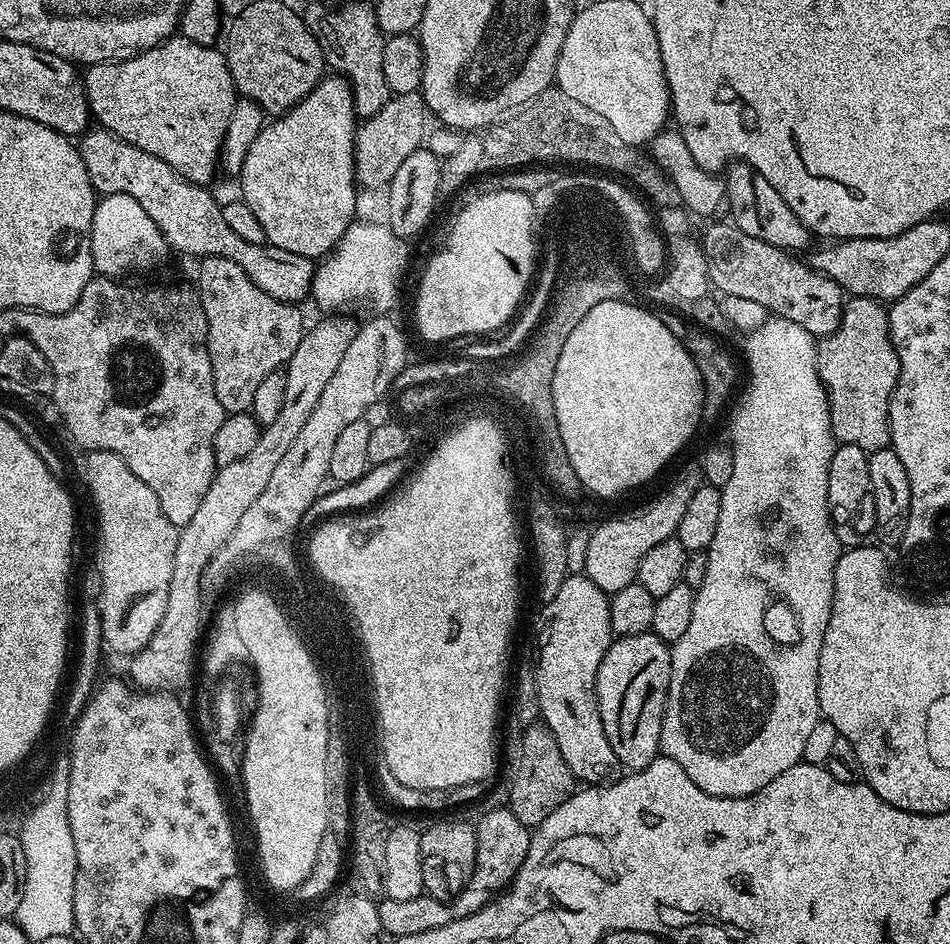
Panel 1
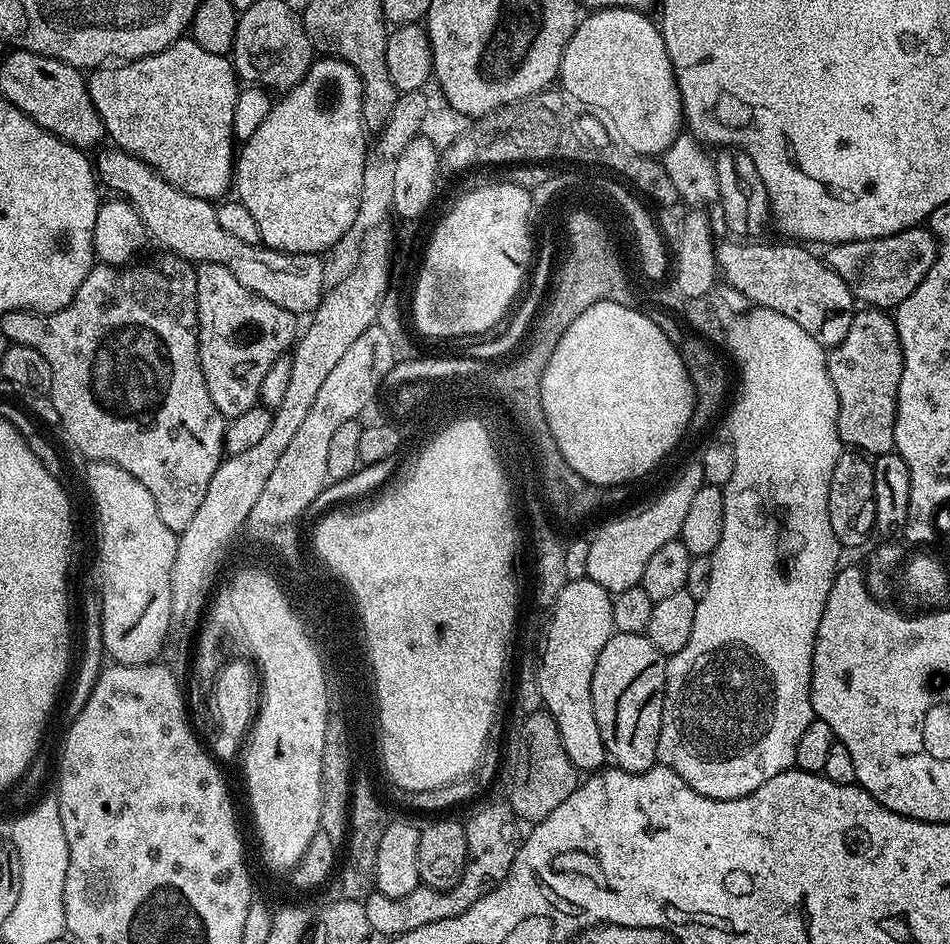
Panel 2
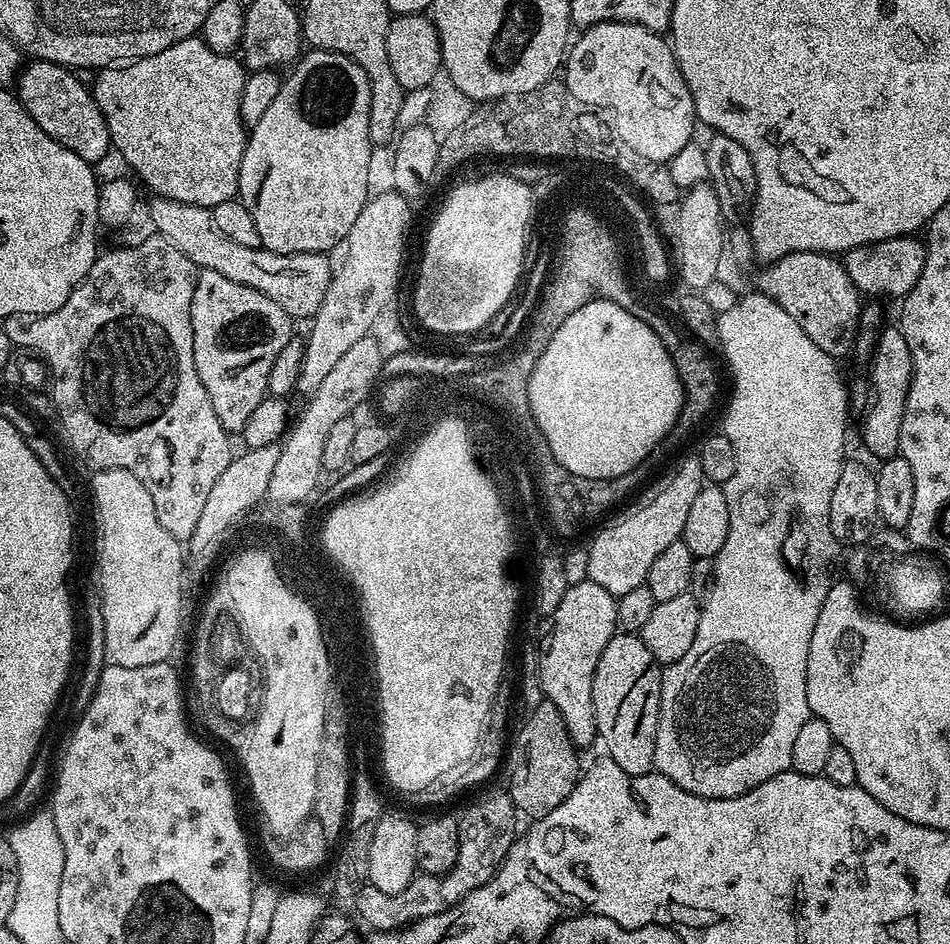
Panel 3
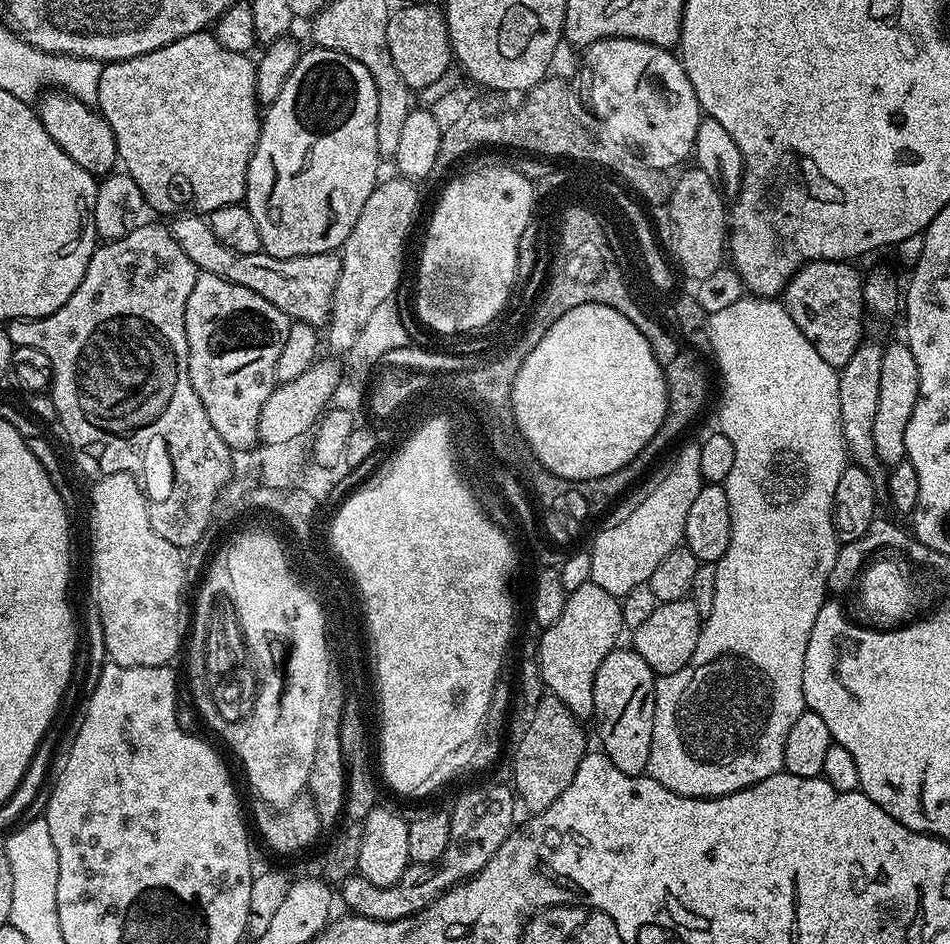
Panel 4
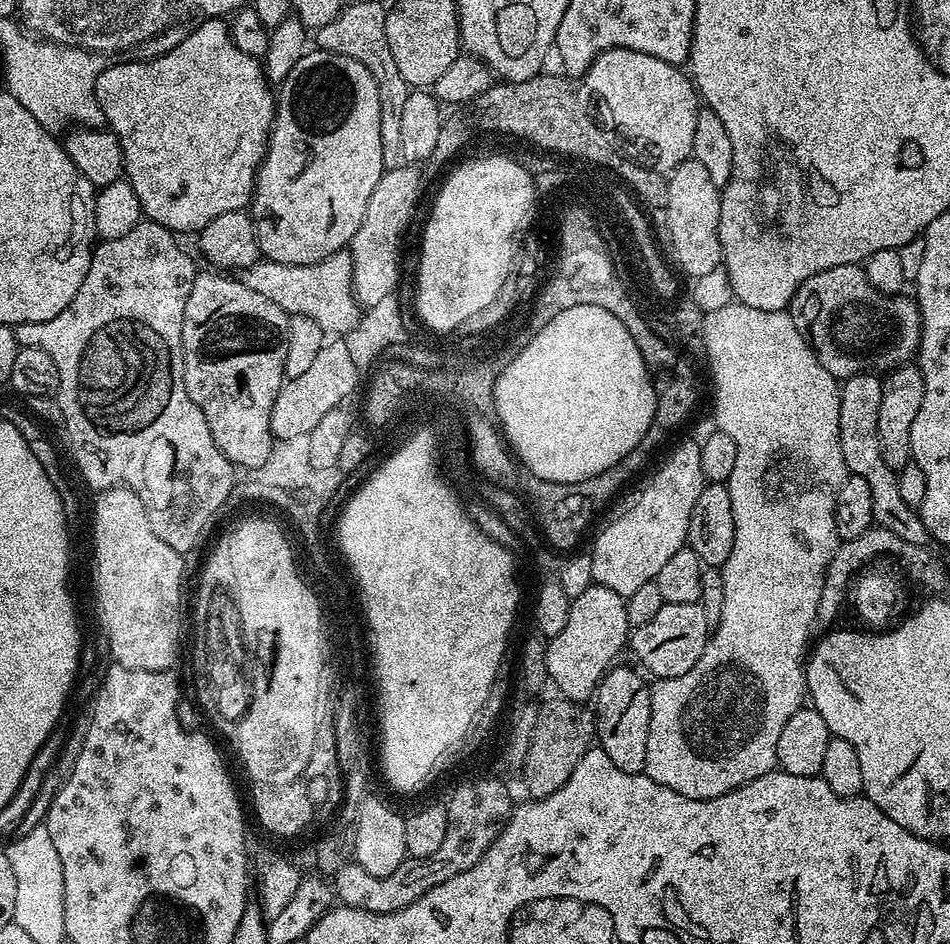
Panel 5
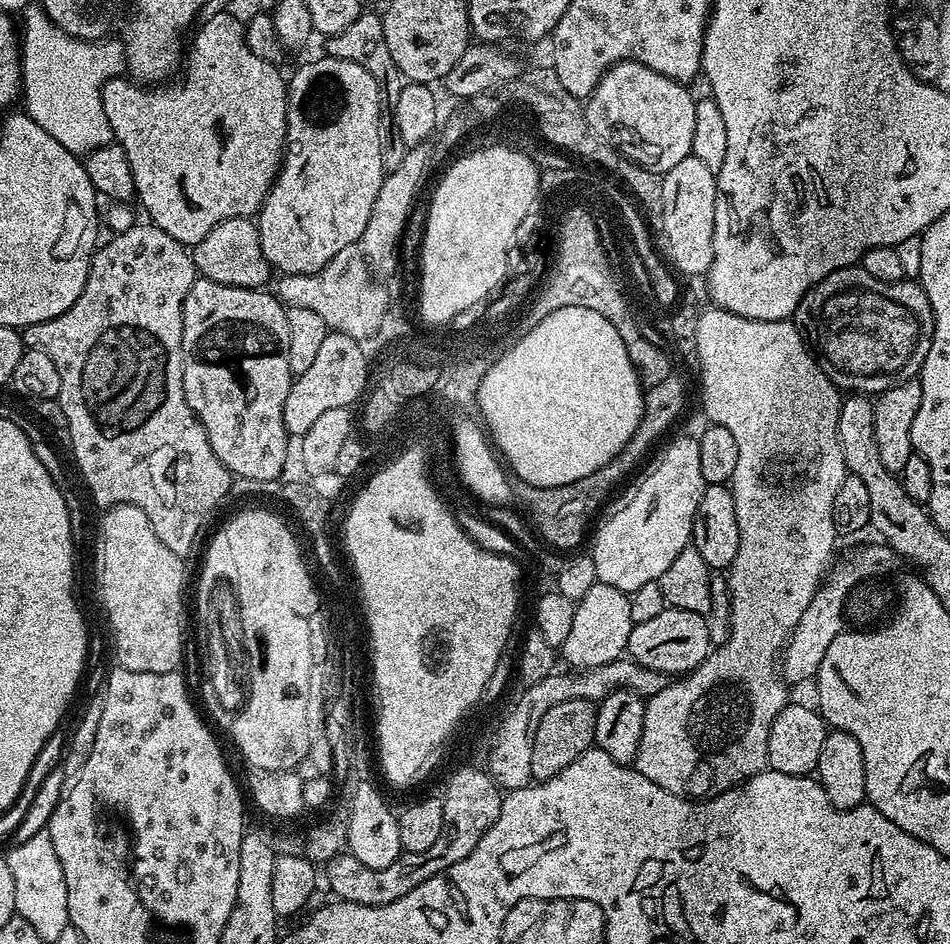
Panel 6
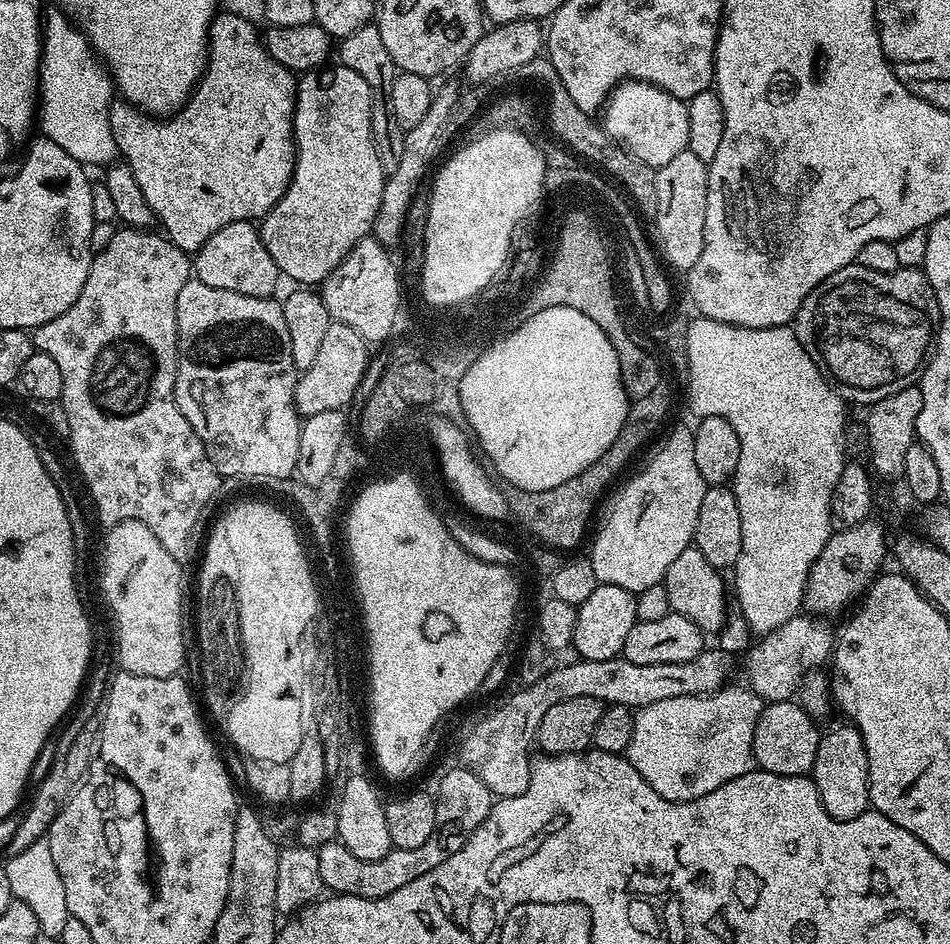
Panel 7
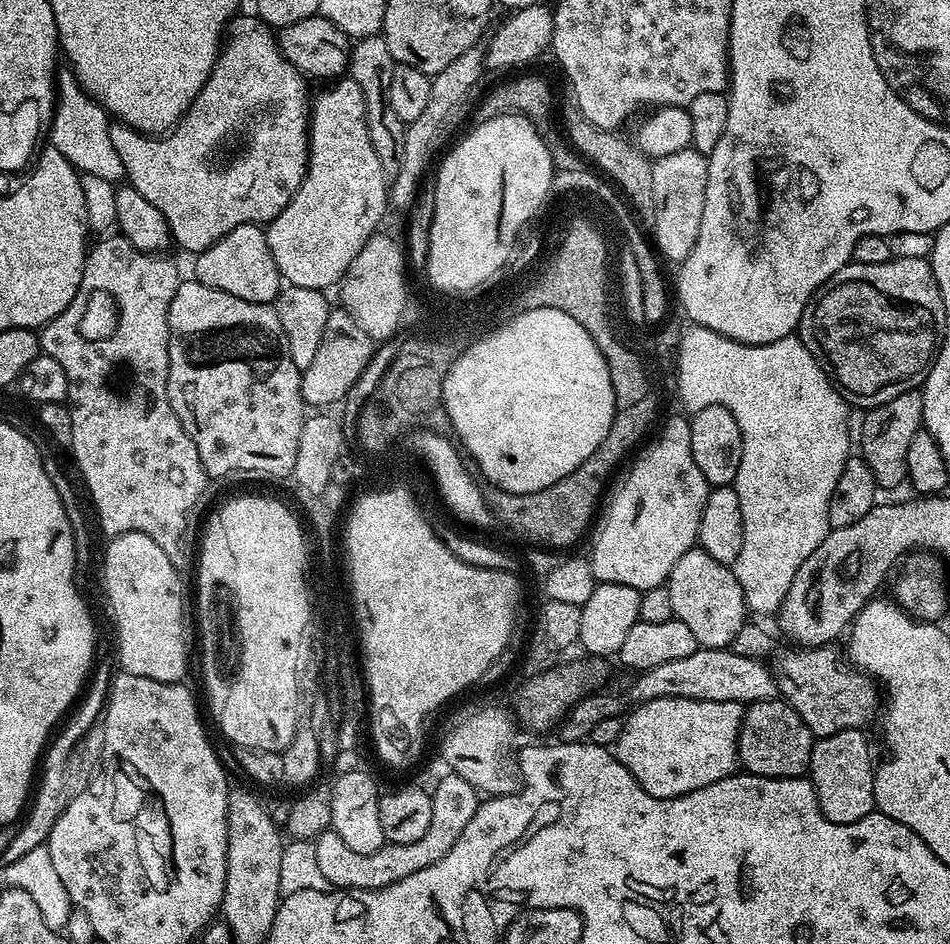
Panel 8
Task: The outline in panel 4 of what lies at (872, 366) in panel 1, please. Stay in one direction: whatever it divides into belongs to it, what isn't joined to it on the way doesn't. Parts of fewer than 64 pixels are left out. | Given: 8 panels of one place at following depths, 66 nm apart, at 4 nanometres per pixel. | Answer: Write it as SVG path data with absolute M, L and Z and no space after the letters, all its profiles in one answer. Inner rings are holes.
M889 343L882 358L882 390L878 390L878 415L874 418L874 446L881 465L900 464L906 459L906 425L910 422L910 414L914 414L914 402L918 402L919 385L918 362L914 362L914 354L910 354L907 343Z

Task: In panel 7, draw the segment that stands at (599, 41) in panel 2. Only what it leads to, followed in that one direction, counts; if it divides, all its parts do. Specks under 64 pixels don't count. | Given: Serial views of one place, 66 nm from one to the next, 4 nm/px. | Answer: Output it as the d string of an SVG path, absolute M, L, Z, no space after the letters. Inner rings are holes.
M625 81L612 92L602 109L602 127L607 136L625 152L653 170L666 166L688 147L690 118L685 101L666 90L640 81Z

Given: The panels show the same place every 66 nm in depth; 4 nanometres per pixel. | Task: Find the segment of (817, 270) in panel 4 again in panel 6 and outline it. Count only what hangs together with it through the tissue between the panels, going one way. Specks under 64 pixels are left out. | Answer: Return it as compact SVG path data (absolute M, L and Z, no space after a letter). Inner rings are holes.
M859 266L838 270L815 284L802 302L798 302L794 323L826 378L848 394L879 394L907 380L917 379L926 362L926 354L930 354L934 334L930 298L926 298L921 284L912 278L879 280Z

